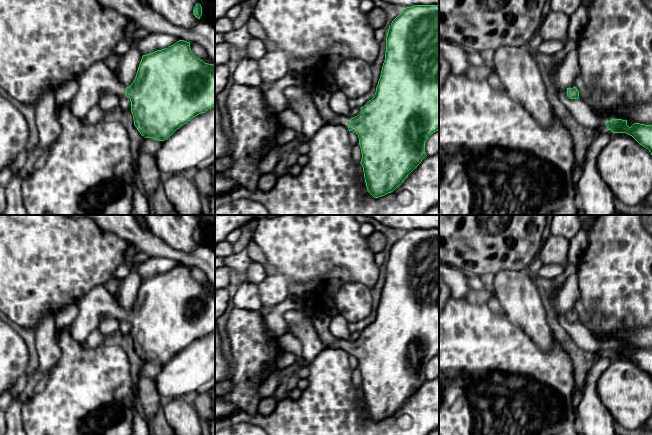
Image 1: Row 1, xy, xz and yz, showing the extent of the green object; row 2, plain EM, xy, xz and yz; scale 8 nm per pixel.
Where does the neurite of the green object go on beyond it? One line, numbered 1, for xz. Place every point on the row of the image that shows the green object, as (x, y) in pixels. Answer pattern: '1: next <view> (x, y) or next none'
1: next xz (299, 100)

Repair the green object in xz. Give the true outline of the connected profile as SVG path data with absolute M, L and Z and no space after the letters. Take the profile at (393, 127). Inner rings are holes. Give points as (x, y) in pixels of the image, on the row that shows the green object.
M413 5L404 8L392 21L386 37L385 60L375 95L361 107L357 116L350 118L338 115L331 121L324 120L313 102L312 93L305 88L287 87L283 90L282 97L283 107L289 108L300 117L301 133L305 137L313 137L327 123L343 125L349 131L355 132L359 138L362 152L360 163L368 192L375 198L393 192L427 156L426 141L439 130L439 6Z

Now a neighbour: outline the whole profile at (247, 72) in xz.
M246 57L240 58L237 68L231 75L233 83L263 89L258 61Z

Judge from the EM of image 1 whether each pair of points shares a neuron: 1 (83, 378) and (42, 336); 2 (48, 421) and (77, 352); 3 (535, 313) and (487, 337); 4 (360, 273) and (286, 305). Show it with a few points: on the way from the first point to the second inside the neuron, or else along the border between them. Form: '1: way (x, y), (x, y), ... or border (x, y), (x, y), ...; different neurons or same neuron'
1: border (58, 338), (60, 357), (50, 368); different neurons
2: way (65, 404), (77, 392), (77, 369); same neuron
3: border (503, 313), (532, 339); different neurons
4: border (302, 297), (316, 311); different neurons

